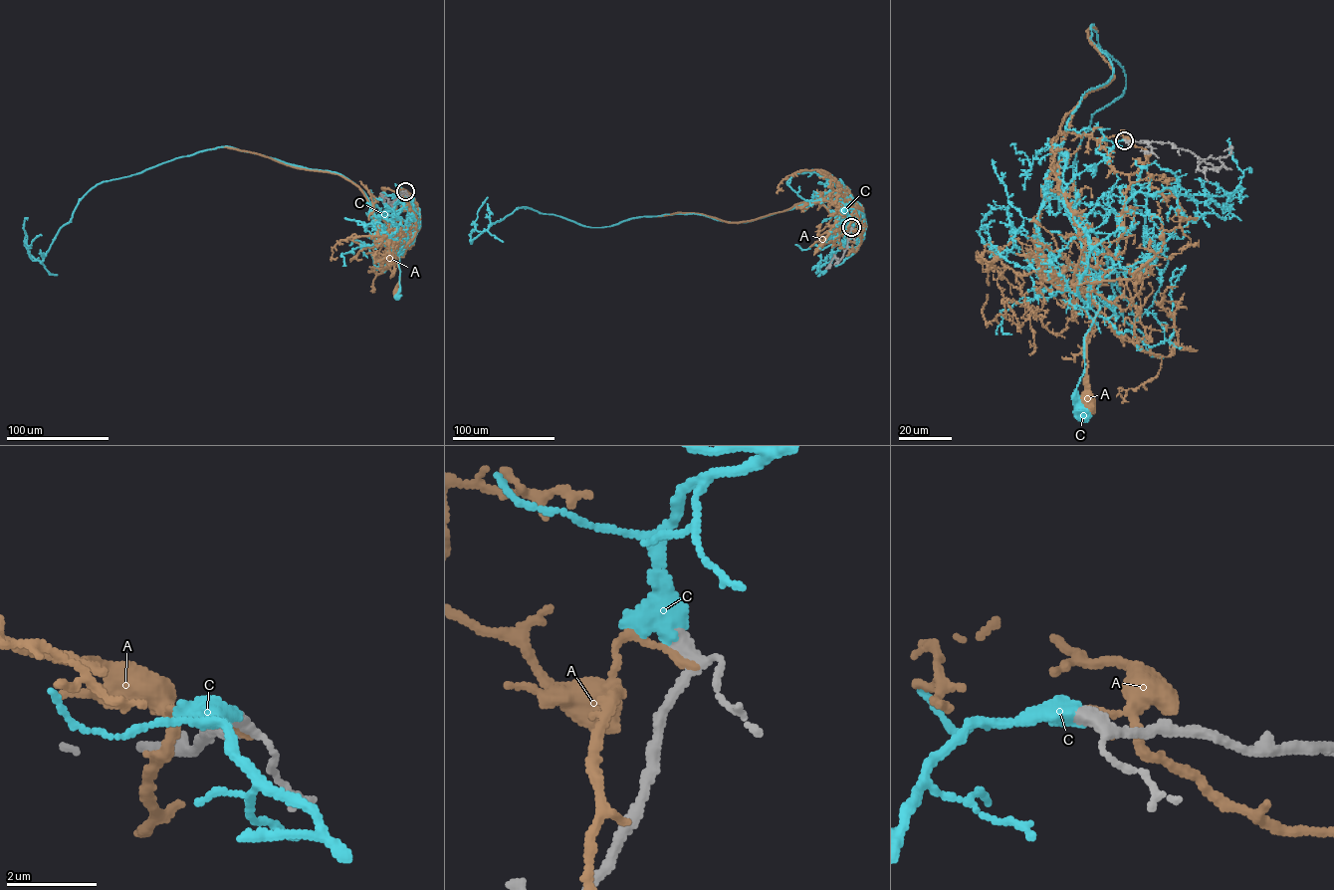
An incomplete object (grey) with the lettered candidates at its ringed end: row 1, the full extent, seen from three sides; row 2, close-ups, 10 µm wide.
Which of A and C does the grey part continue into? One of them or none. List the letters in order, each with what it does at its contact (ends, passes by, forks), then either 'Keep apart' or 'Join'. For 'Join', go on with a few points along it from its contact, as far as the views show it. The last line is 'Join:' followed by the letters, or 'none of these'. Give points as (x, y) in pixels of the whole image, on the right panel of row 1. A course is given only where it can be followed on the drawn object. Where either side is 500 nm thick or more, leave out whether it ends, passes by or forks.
A: It ends there. Keep apart
C: Join. Its course: (1124, 140), (1063, 192), (1089, 237), (1079, 296), (1085, 302), (1090, 291), (1099, 306), (1077, 386), (1083, 411)
Join: C

